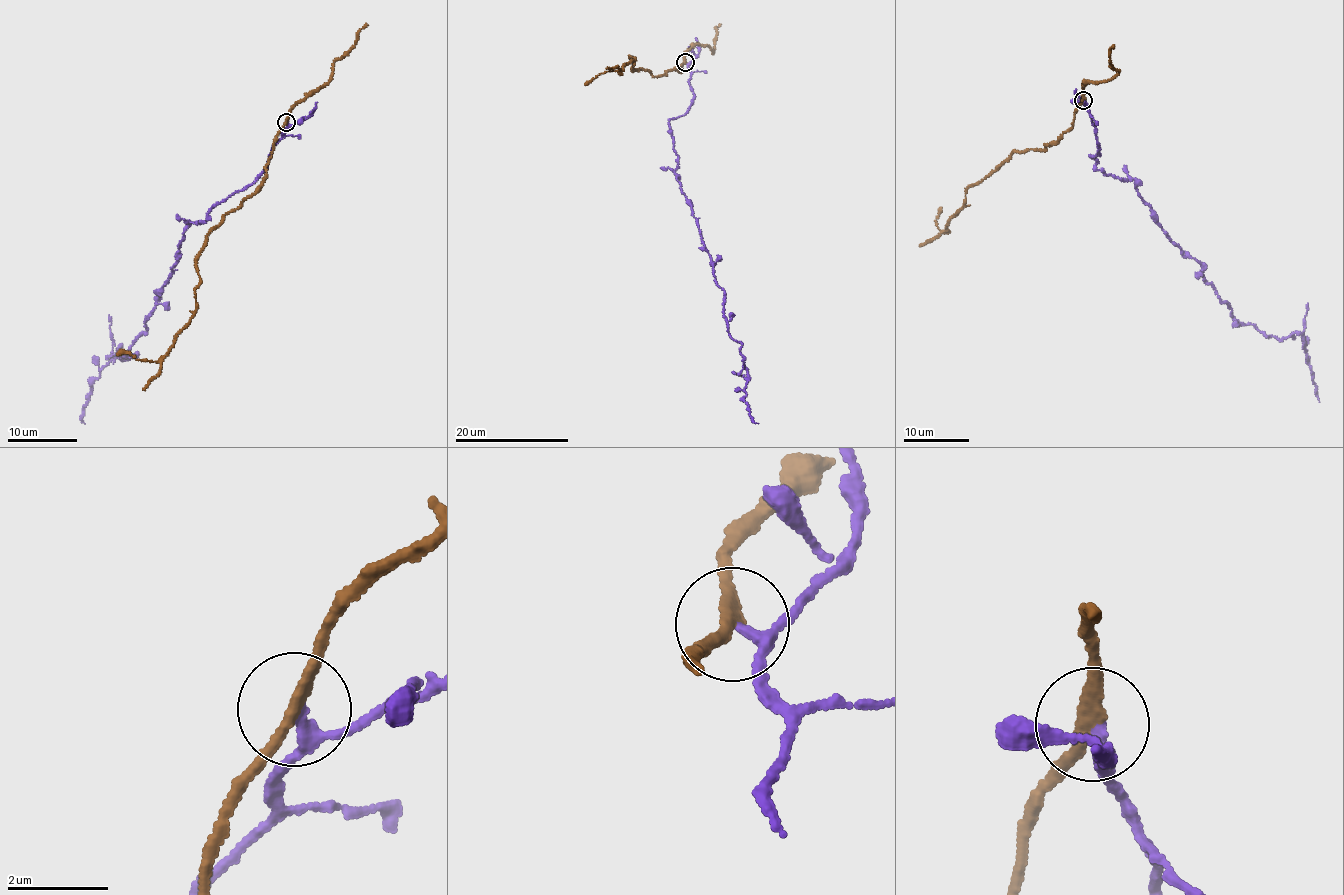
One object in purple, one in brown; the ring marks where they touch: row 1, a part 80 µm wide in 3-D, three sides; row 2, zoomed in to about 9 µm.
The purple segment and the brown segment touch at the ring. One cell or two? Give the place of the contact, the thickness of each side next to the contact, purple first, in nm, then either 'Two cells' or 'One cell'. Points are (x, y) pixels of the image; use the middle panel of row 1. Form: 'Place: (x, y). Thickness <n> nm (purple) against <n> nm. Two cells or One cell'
Place: (685, 62). Thickness 180 nm (purple) against 240 nm. Two cells

